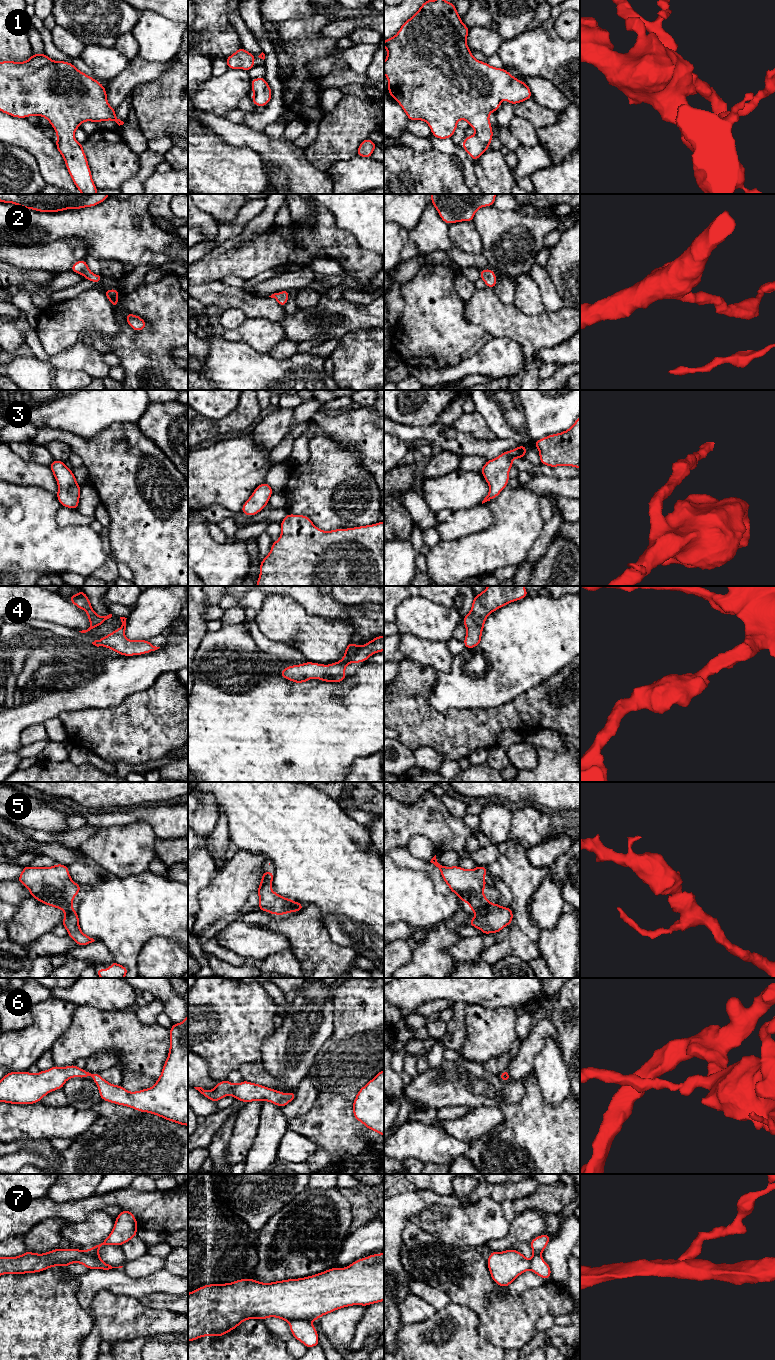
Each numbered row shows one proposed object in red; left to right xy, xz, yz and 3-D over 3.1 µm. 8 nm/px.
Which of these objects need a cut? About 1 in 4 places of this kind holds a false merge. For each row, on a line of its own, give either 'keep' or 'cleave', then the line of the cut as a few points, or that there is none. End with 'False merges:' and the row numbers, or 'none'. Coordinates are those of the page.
1: keep; cut none
2: keep; cut none
3: keep; cut none
4: keep; cut none
5: keep; cut none
6: keep; cut none
7: cleave; cut xz (307, 1320), (293, 1321)
False merges: 7

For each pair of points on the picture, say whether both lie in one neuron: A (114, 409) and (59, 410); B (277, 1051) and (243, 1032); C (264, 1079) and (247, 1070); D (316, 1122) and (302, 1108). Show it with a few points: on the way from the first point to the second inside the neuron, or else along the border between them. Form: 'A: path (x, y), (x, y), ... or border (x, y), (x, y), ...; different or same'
A: path (100, 409), (73, 409); same
B: border (276, 1028), (263, 1042), (262, 1059), (260, 1061); different
C: path (260, 1076), (251, 1072); same
D: border (318, 1092), (313, 1105), (305, 1113), (288, 1121); different

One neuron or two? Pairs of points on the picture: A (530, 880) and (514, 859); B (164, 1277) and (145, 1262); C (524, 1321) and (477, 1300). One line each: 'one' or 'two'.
A: one
B: two
C: one

